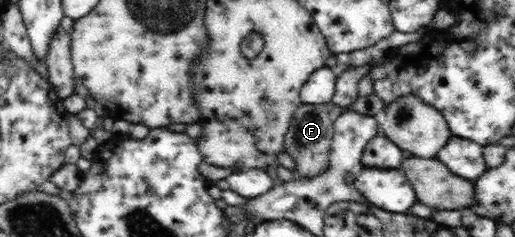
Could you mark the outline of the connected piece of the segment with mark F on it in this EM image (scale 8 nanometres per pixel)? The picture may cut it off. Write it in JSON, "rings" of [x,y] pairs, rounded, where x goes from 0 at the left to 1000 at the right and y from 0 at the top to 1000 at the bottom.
{"rings":[[[643,430],[635,439],[588,435],[567,489],[565,523],[553,574],[557,646],[569,662],[579,751],[608,755],[623,726],[641,713],[641,616],[649,574],[649,515],[662,481],[662,451]]]}

